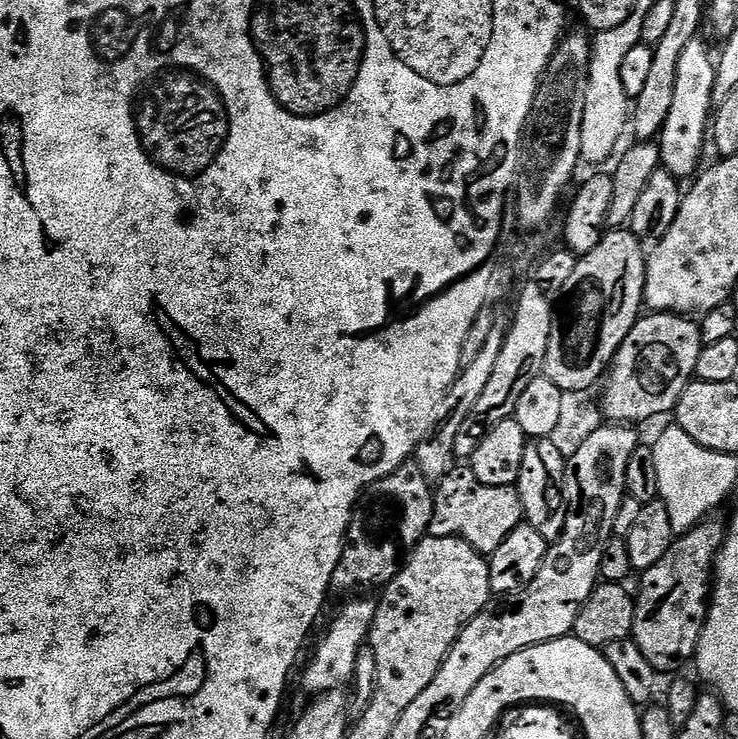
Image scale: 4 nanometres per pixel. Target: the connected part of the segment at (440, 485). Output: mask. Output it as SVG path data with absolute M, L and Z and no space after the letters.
M470 466L452 467L435 485L432 501L434 510L429 533L438 538L456 536L474 546L474 550L481 554L491 554L498 550L509 534L518 525L525 523L522 498L516 493L515 487L486 486L486 482L478 482Z

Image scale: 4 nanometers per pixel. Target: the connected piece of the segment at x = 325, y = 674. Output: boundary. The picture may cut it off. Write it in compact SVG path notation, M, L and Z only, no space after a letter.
M352 598L349 604L342 605L332 625L325 630L324 637L317 642L304 668L304 688L311 694L331 694L343 689L343 684L351 682L356 672L356 663L360 660L360 651L365 651L377 606L375 599L360 599L364 598Z

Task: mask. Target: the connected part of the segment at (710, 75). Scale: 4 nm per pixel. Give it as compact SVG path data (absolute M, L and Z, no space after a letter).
M700 38L691 40L686 50L682 50L682 59L678 62L678 82L674 82L674 103L670 105L670 114L666 114L666 122L658 137L662 167L681 182L695 177L701 171L704 144L706 148L710 140L716 66L713 57L708 57L708 48L702 41Z

